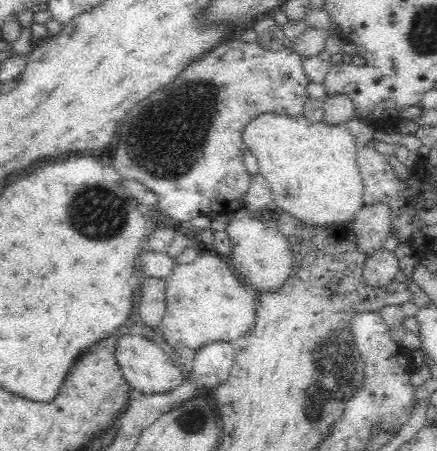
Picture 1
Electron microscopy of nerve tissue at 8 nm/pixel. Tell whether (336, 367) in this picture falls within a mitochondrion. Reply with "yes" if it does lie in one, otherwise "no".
yes

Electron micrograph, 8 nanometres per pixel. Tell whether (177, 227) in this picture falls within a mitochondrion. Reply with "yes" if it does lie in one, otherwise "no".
no

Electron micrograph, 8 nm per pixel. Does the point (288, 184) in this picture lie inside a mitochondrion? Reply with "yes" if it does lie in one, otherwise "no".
yes

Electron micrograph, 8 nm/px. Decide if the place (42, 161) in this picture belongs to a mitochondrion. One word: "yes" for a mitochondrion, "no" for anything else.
no

